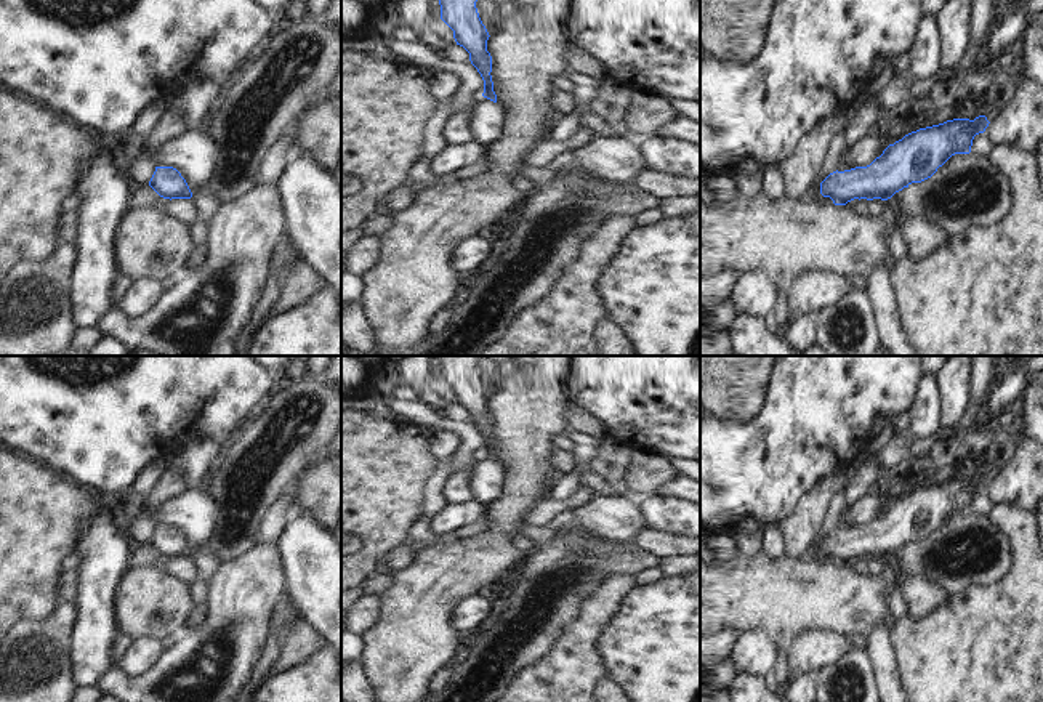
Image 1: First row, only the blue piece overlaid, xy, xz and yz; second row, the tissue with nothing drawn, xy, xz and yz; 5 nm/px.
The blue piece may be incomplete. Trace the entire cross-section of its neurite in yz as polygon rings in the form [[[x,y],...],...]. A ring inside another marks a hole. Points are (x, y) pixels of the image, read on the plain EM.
[[[979,474],[912,490],[889,503],[870,524],[830,532],[820,542],[820,553],[835,564],[854,558],[888,559],[912,542],[931,537],[952,514],[969,513],[974,495],[989,482],[985,474]]]

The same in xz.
[[[437,356],[441,378],[453,389],[457,404],[469,412],[471,423],[484,439],[482,455],[497,462],[492,441],[492,415],[487,410],[489,391],[482,383],[476,361],[477,356]]]

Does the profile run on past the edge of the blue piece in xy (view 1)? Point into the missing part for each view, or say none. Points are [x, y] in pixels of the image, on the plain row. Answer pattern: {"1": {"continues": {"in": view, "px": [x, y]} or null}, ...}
{"1": {"continues": null}}

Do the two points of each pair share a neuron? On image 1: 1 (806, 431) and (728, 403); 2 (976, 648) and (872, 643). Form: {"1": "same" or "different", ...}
{"1": "different", "2": "different"}

